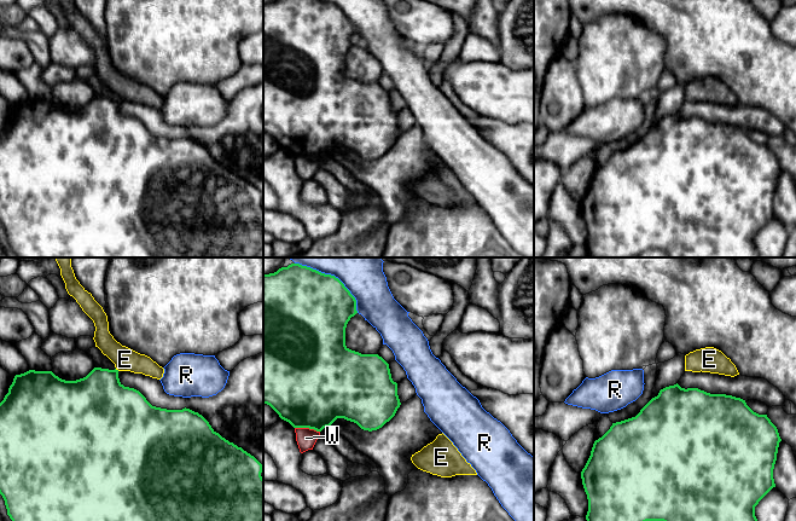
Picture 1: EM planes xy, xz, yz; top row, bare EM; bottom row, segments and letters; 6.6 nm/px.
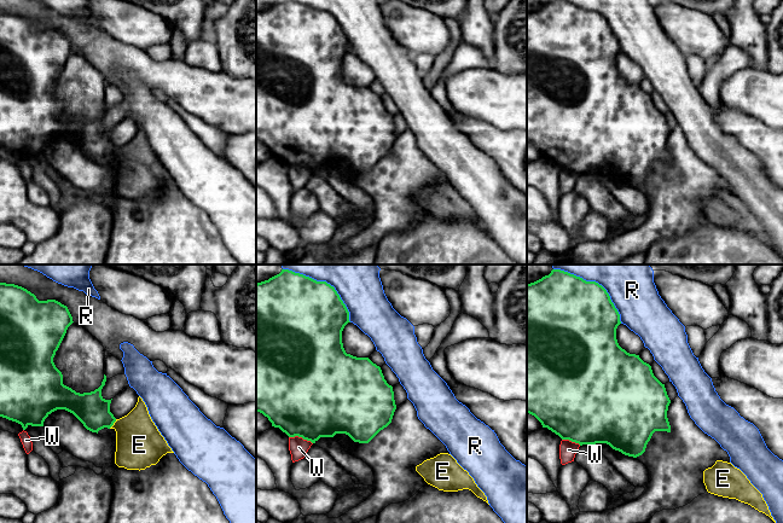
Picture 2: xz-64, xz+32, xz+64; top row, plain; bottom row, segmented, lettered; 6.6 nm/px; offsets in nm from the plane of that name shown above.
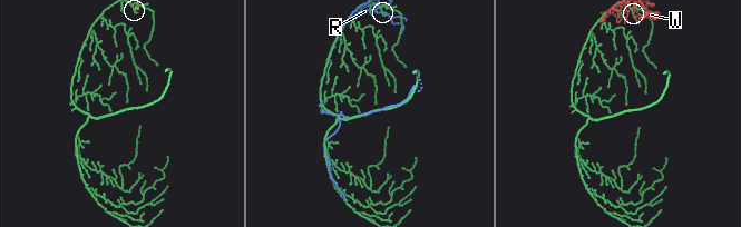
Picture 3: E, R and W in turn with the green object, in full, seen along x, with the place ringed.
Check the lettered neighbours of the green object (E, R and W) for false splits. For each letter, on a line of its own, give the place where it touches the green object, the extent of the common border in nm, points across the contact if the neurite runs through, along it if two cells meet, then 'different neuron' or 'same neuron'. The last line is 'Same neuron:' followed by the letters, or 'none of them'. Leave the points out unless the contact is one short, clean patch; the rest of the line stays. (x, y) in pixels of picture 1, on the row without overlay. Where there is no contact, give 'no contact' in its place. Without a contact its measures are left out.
E: contact xy (117, 99); length 30 nm; border xy (115, 98), (118, 99); different neuron
R: contact xz (343, 15); length 380 nm; different neuron
W: contact xz (307, 156); length 170 nm; different neuron
Same neuron: none of them

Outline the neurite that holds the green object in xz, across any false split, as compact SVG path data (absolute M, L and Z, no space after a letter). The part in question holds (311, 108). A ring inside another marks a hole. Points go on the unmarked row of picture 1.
M277 0L263 4L263 133L269 134L281 149L294 157L309 157L321 161L337 147L356 152L364 160L377 160L389 151L401 132L397 125L397 112L393 110L389 93L378 83L361 83L345 75L345 57L351 46L358 42L356 29L344 13L331 4L319 0Z

